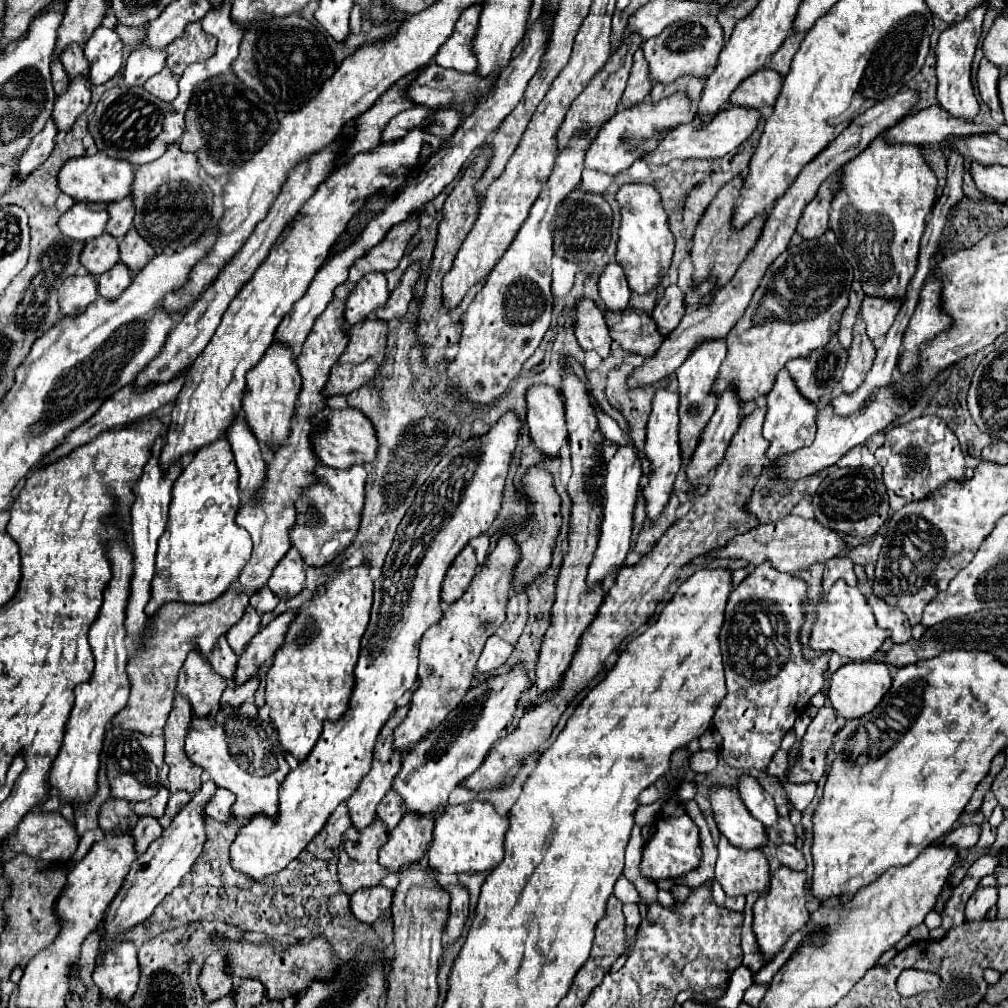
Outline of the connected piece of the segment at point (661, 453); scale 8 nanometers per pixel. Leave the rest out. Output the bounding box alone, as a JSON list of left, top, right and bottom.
[644,389,680,519]

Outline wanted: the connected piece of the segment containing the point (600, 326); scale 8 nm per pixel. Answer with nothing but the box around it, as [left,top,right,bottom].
[574,297,612,357]

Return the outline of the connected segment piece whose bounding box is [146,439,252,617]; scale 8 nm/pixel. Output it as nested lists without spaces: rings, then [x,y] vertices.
[[[226,439],[214,441],[194,453],[194,459],[184,467],[175,485],[172,485],[172,505],[168,509],[168,529],[160,537],[160,549],[156,553],[156,577],[152,579],[152,599],[146,605],[148,617],[152,617],[164,603],[182,601],[182,603],[210,603],[218,599],[230,583],[240,575],[244,565],[250,559],[252,541],[244,529],[234,521],[240,497],[238,497],[238,469],[234,463],[232,449]]]

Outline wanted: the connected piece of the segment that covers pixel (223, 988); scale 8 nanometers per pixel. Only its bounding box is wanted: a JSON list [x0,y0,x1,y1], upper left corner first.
[198,949,232,1003]

